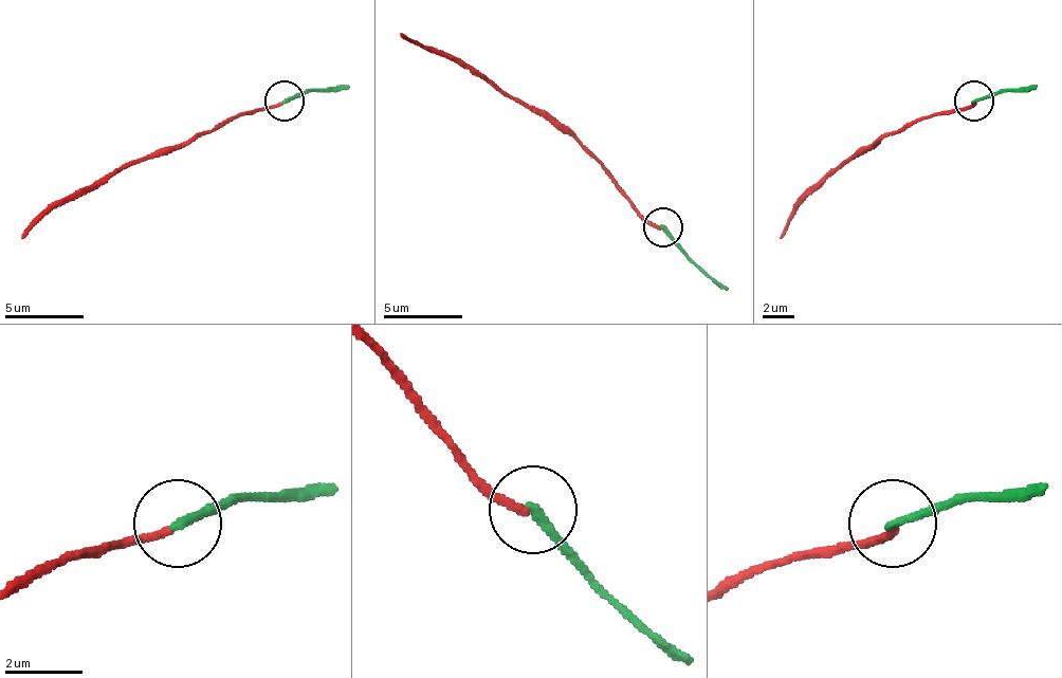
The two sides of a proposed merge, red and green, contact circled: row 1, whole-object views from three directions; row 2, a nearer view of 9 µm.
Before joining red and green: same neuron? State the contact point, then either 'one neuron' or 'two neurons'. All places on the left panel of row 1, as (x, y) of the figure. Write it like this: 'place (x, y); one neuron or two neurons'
place (284, 101); two neurons

